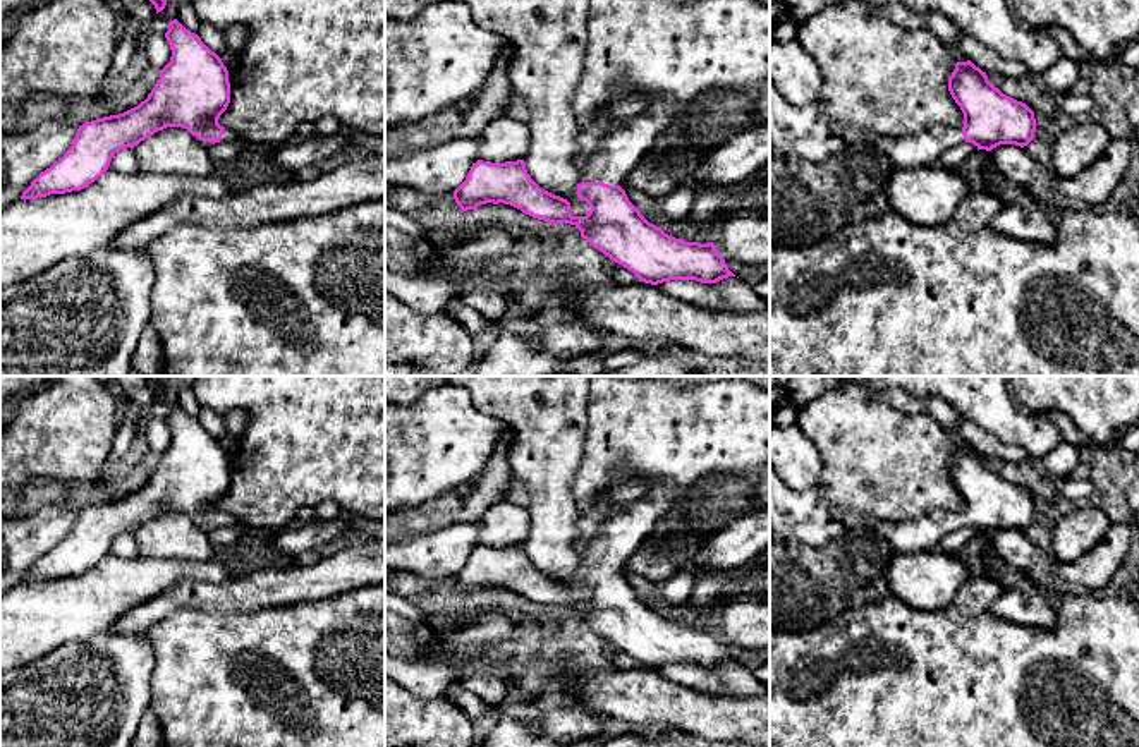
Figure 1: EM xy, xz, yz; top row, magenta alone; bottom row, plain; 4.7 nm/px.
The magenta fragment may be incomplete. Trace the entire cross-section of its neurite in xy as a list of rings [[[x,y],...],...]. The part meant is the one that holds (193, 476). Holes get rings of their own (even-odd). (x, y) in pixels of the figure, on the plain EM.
[[[177,404],[168,410],[165,422],[172,441],[148,483],[124,498],[79,510],[72,531],[31,567],[21,584],[81,575],[108,555],[115,537],[167,512],[187,513],[206,531],[237,524],[218,508],[230,488],[222,443]]]

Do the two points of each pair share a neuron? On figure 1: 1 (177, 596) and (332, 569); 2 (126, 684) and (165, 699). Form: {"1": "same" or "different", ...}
{"1": "same", "2": "different"}

